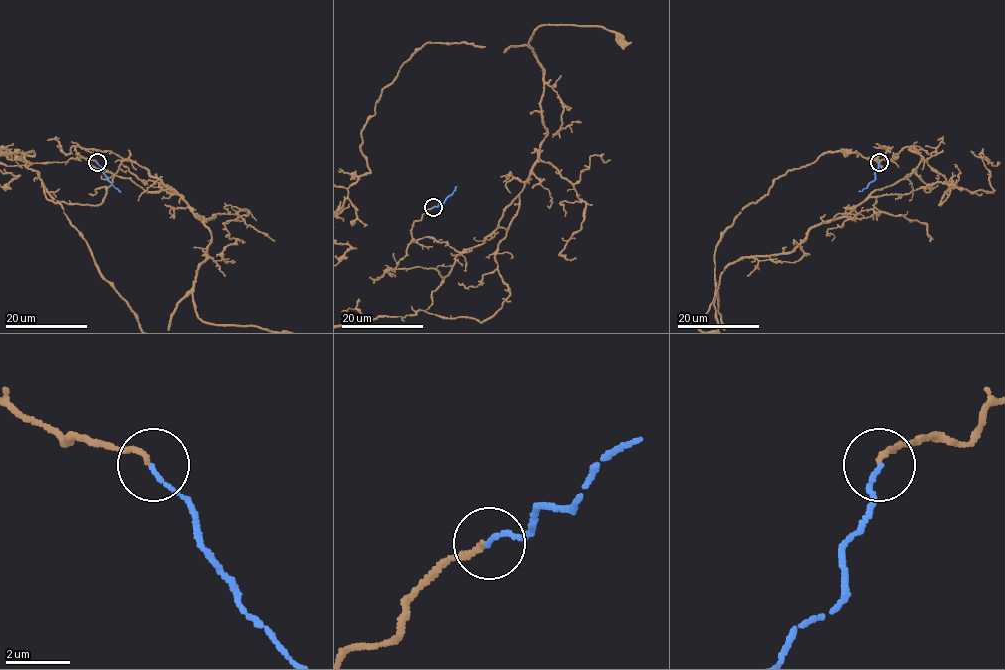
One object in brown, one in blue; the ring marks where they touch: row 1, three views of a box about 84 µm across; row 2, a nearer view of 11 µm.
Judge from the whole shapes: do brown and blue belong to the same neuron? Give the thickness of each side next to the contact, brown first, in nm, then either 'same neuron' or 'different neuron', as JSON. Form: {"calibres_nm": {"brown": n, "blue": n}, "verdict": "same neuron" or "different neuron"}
{"calibres_nm": {"brown": 150, "blue": 120}, "verdict": "same neuron"}

